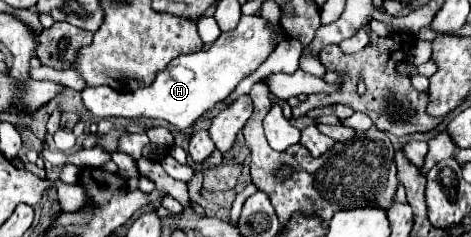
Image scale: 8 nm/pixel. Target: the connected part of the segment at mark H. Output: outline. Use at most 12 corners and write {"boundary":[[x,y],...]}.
{"boundary":[[241,16],[209,50],[175,58],[125,94],[85,88],[97,118],[153,118],[183,132],[285,40]]}

